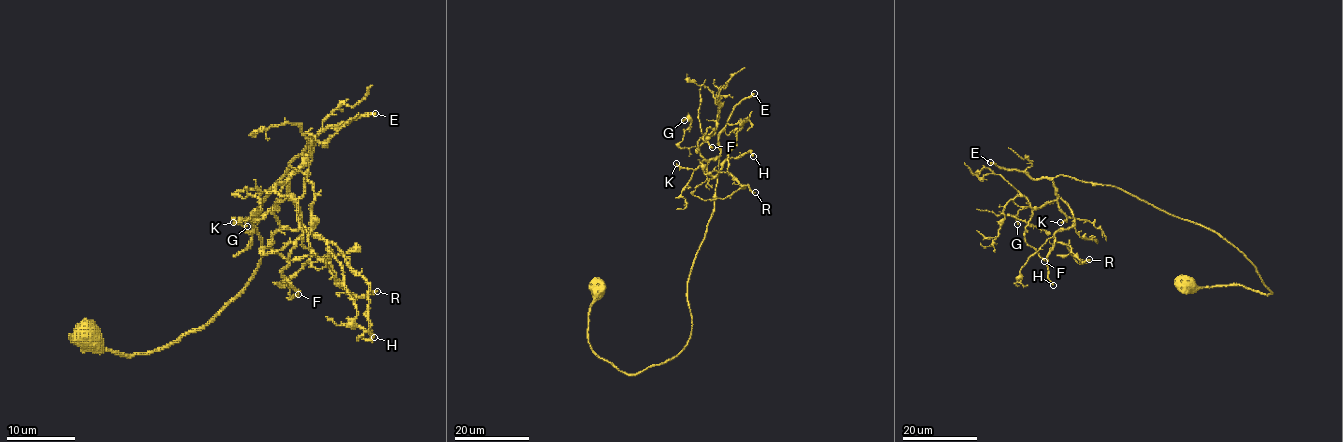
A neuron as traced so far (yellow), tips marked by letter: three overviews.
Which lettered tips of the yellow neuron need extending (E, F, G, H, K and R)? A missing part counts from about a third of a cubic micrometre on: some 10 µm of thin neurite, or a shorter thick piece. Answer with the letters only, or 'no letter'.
E, H, K

